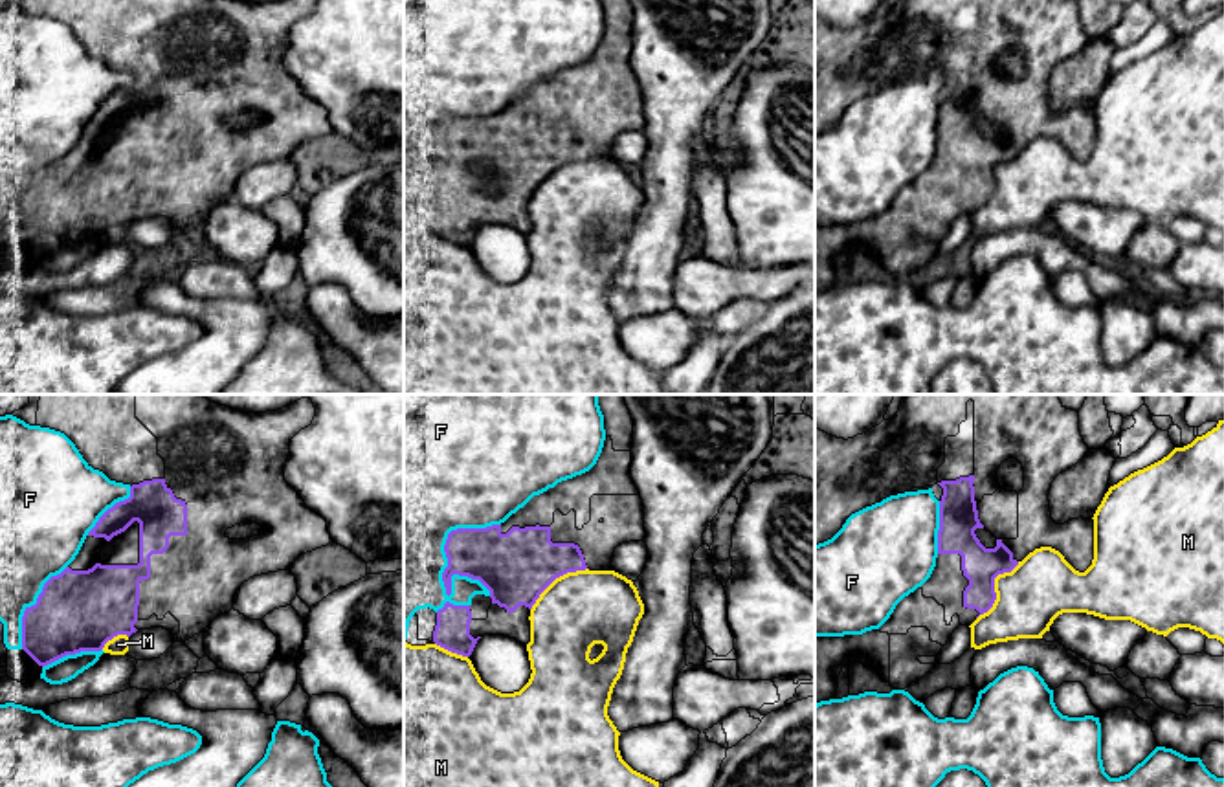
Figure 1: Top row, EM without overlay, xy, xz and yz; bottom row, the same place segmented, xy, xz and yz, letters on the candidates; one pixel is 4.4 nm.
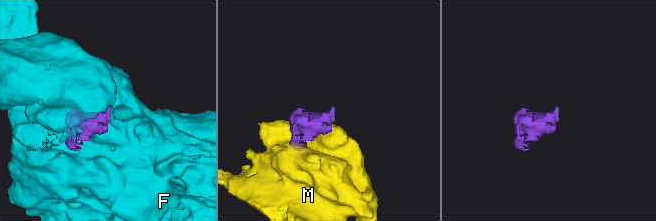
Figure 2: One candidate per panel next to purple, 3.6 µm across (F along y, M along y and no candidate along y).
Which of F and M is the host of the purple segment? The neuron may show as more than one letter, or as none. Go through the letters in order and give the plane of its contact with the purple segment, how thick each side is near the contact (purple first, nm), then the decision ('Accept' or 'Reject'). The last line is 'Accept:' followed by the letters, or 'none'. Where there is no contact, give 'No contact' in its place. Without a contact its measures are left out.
F: Touches purple in xz. Thickness 240 nm (purple) against 480 nm. Reject
M: Touches purple in yz. Thickness 170 nm (purple) against 300 nm. Reject
Accept: none

